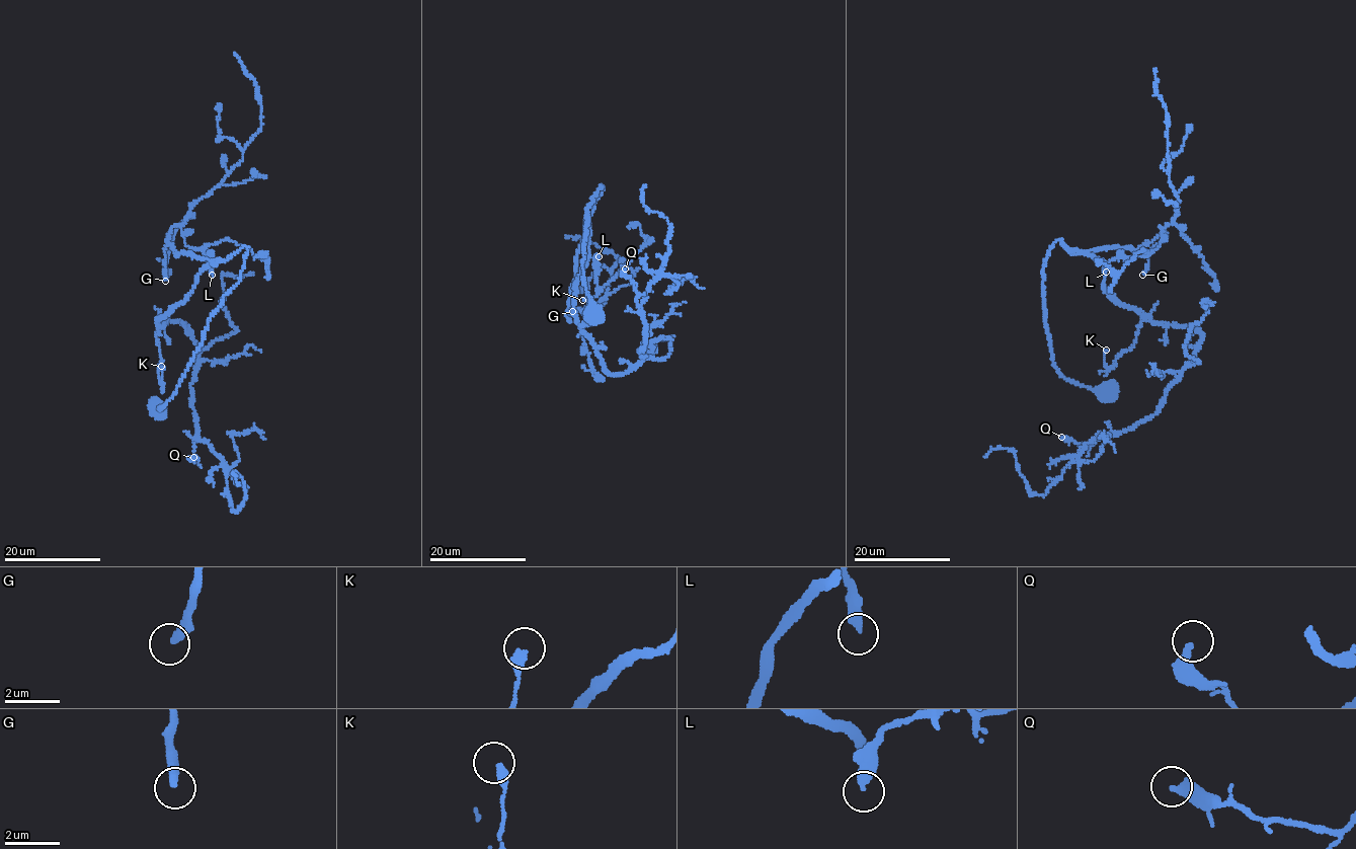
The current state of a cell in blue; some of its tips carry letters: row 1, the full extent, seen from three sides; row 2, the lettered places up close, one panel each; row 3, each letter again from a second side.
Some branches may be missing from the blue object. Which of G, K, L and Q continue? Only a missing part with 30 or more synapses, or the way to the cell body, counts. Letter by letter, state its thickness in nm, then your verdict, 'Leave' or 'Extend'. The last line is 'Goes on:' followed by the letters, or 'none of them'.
G: Thickness 300 nm. Extend
K: Thickness 320 nm. Leave
L: Thickness 380 nm. Leave
Q: Thickness 280 nm. Leave
Goes on: G

